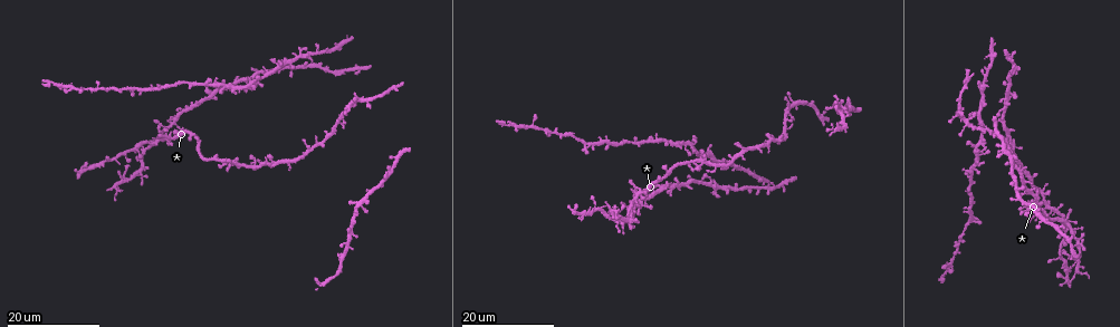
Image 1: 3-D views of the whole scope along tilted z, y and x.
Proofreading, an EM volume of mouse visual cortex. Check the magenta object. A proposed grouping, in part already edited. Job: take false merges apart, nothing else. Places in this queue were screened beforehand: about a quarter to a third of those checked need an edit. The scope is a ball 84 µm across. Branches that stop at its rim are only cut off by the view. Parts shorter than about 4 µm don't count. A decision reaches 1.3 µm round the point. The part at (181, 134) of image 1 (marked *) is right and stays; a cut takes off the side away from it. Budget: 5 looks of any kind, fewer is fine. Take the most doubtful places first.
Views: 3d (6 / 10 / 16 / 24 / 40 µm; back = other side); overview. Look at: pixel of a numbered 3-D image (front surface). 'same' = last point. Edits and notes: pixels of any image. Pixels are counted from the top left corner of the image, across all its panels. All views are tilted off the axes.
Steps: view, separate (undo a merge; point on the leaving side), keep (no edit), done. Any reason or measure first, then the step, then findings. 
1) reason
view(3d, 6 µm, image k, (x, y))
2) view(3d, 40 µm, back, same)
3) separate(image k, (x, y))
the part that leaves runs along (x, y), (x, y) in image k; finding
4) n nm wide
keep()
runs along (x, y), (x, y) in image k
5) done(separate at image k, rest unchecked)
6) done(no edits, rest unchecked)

small branch off a trunk
view(3d, 16 µm, image 1, (114, 189))

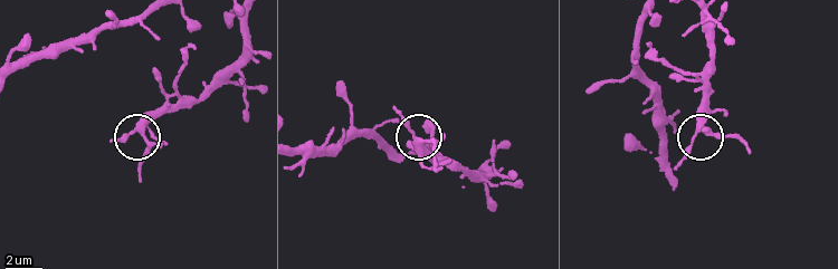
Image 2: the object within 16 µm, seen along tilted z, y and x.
closer look
view(3d, 6 µm, image 2, (421, 139))

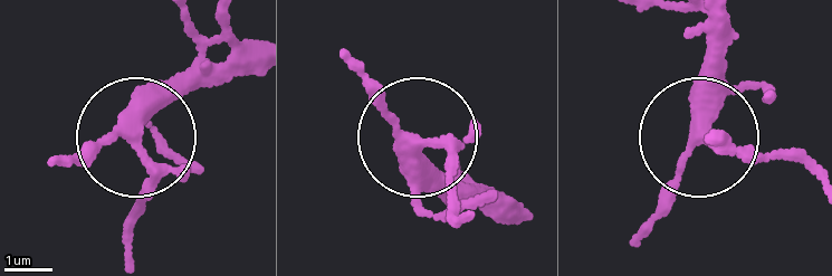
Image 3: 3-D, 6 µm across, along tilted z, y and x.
4 arms
keep()
runs along (716, 19), (698, 135), (816, 174) in image 3; all the same neuron

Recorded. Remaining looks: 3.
four-way junction
view(3d, 16 µm, image 1, (1059, 216))

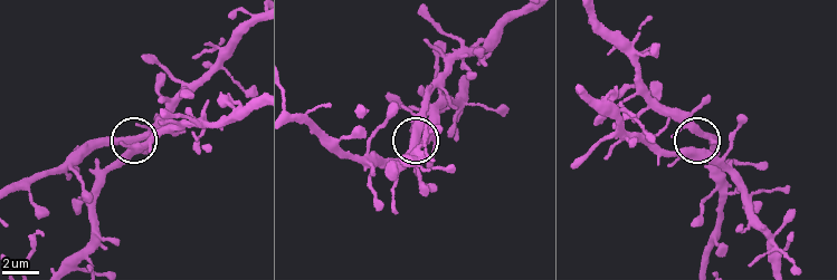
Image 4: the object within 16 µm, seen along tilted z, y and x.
view(3d, 10 µm, image 4, (701, 133))

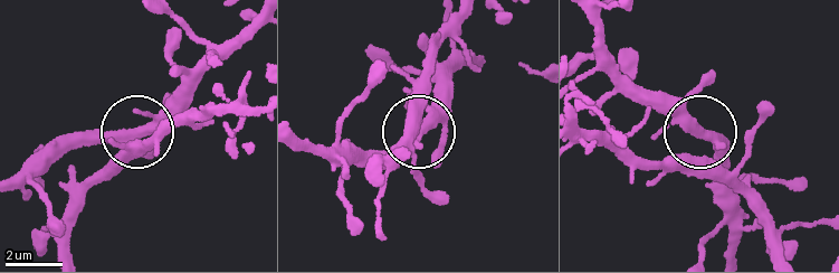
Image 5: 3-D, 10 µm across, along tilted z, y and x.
4 arms
keep()
runs along (582, 132), (690, 163), (711, 156), (705, 135), (730, 167) in image 5; all the same neuron

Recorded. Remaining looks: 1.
done(no edits, rest unchecked)

